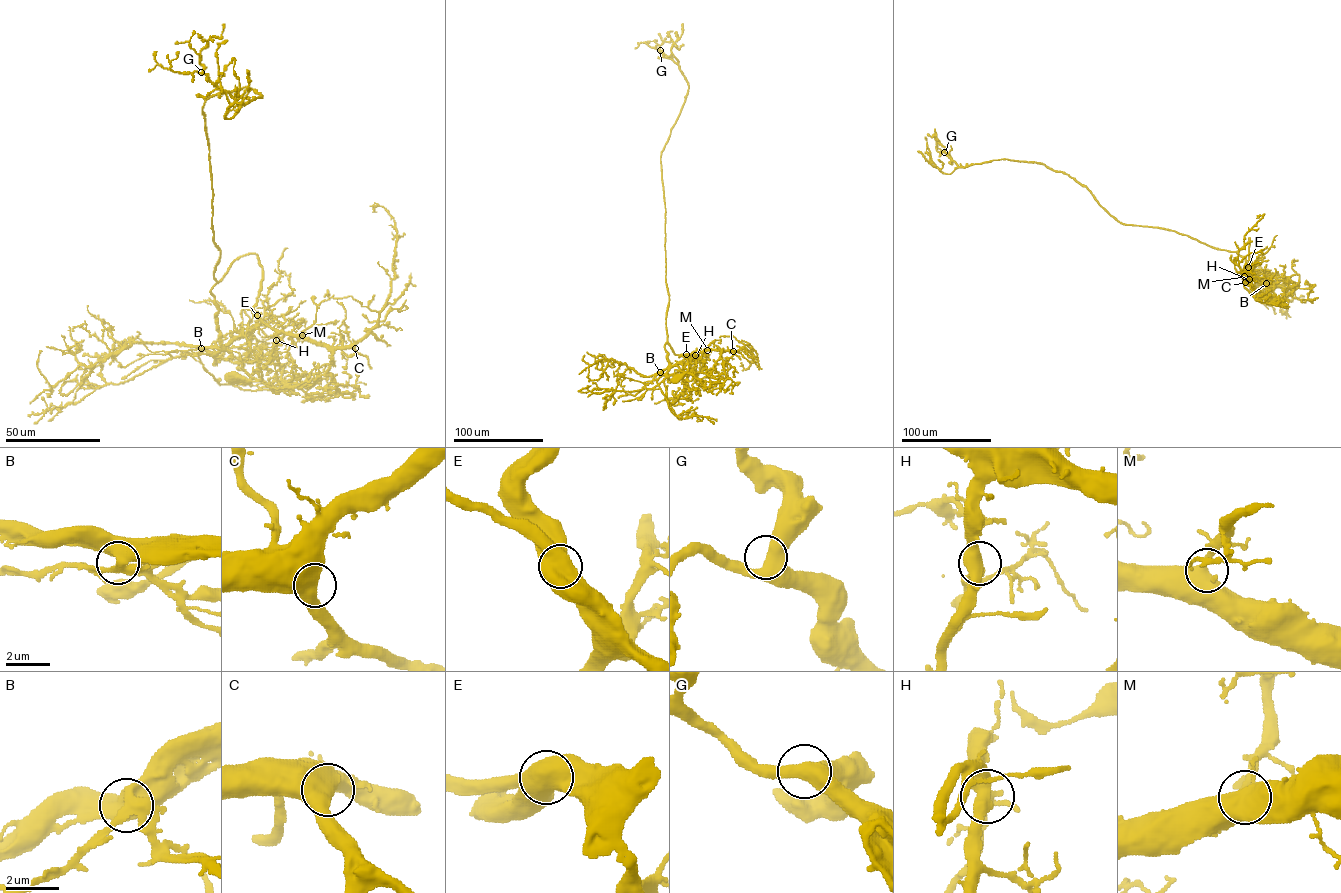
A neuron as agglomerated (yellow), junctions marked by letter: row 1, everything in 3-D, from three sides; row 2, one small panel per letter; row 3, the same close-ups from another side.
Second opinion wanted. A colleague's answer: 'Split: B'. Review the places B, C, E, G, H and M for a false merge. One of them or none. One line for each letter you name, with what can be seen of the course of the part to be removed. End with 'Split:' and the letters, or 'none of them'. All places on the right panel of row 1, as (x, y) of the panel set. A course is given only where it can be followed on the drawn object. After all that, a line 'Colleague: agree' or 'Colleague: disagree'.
Split: none of them
Colleague: disagree

